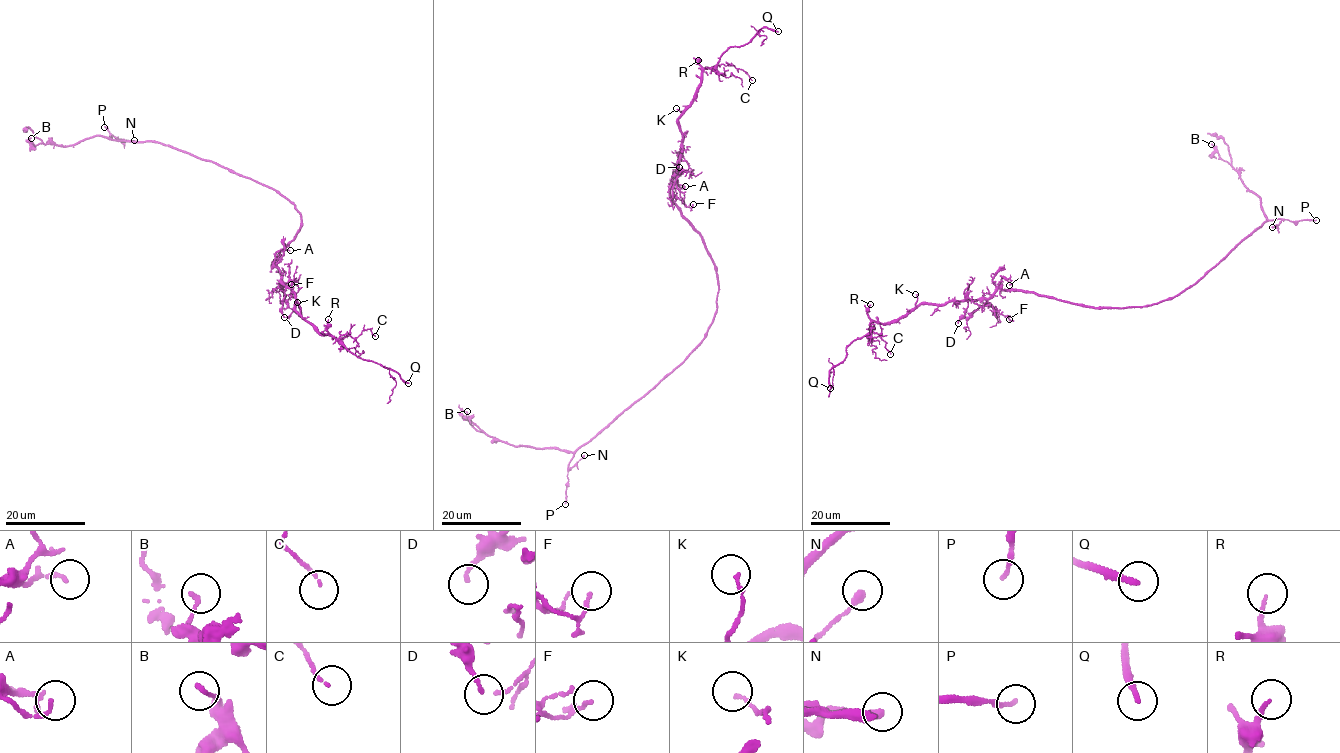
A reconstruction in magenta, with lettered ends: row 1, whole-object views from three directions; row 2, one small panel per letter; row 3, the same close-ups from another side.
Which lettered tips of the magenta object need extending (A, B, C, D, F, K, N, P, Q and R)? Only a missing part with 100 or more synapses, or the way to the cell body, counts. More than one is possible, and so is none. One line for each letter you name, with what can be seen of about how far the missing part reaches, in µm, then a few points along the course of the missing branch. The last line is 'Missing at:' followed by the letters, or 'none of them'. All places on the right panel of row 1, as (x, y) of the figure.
Q: Missing length about 45 µm
Missing at: Q

